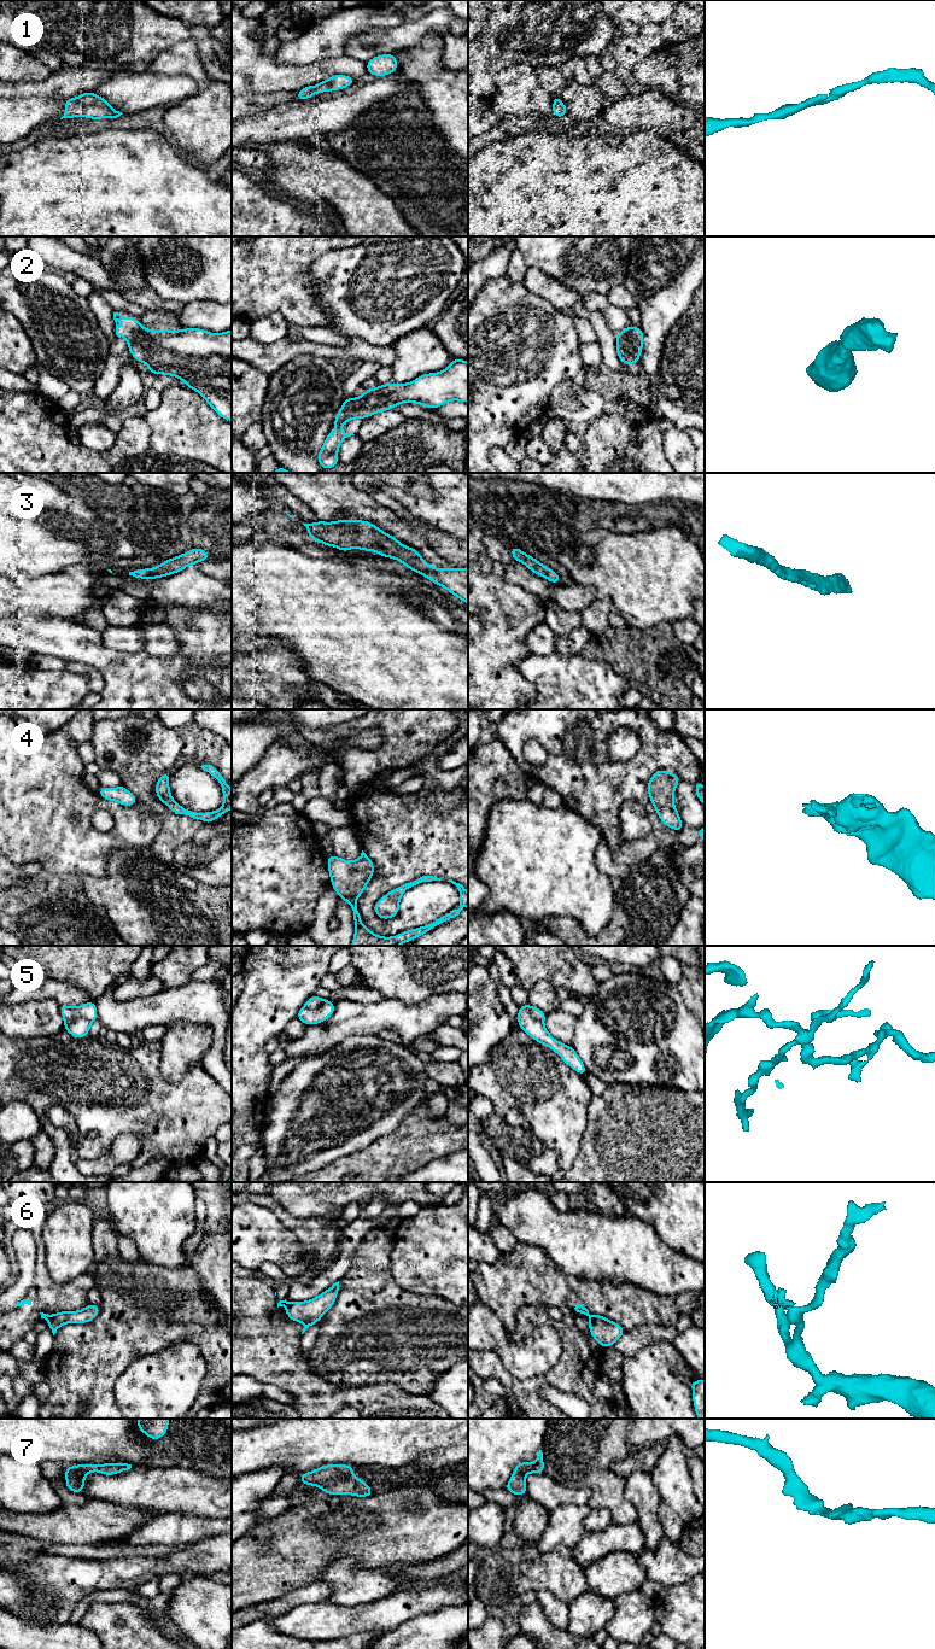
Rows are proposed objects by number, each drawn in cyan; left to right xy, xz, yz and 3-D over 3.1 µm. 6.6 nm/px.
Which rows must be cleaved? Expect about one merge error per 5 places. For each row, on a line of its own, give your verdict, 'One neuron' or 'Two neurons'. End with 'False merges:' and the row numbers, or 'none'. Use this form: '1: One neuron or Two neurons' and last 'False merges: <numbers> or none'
1: One neuron
2: One neuron
3: One neuron
4: One neuron
5: Two neurons
6: Two neurons
7: One neuron
False merges: 5, 6

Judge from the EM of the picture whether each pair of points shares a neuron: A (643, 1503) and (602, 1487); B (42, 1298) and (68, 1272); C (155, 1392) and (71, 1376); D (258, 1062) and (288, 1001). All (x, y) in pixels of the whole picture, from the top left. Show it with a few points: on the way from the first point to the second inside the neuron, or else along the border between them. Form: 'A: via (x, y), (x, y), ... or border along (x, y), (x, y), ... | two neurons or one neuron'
A: border along (625, 1479), (624, 1496), (633, 1506), (637, 1521) | two neurons
B: border along (45, 1261), (47, 1273), (57, 1282), (68, 1282) | two neurons
C: border along (130, 1362), (114, 1385), (115, 1403) | two neurons
D: via (247, 1048), (247, 1031), (269, 1010) | one neuron

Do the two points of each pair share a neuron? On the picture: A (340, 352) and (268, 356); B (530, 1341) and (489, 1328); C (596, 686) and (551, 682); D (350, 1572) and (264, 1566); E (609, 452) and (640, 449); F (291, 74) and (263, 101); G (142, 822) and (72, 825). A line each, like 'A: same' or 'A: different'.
A: same
B: same
C: same
D: different
E: same
F: different
G: same

